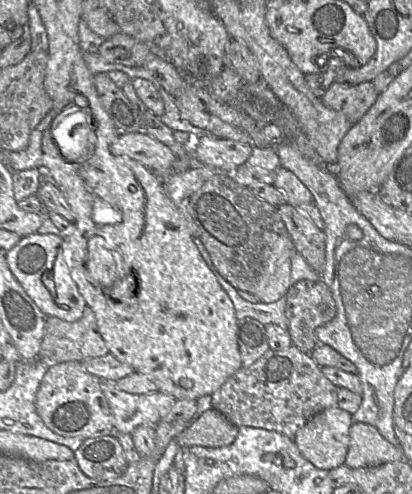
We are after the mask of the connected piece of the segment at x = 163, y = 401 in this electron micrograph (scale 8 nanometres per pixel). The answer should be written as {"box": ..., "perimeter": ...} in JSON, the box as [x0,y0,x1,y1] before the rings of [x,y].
{"box":[100,380,176,434],"perimeter":[[[101,380],[100,383],[114,416],[115,432],[132,434],[140,425],[156,426],[176,401],[171,395],[160,391],[130,394],[118,389],[116,382]]]}

